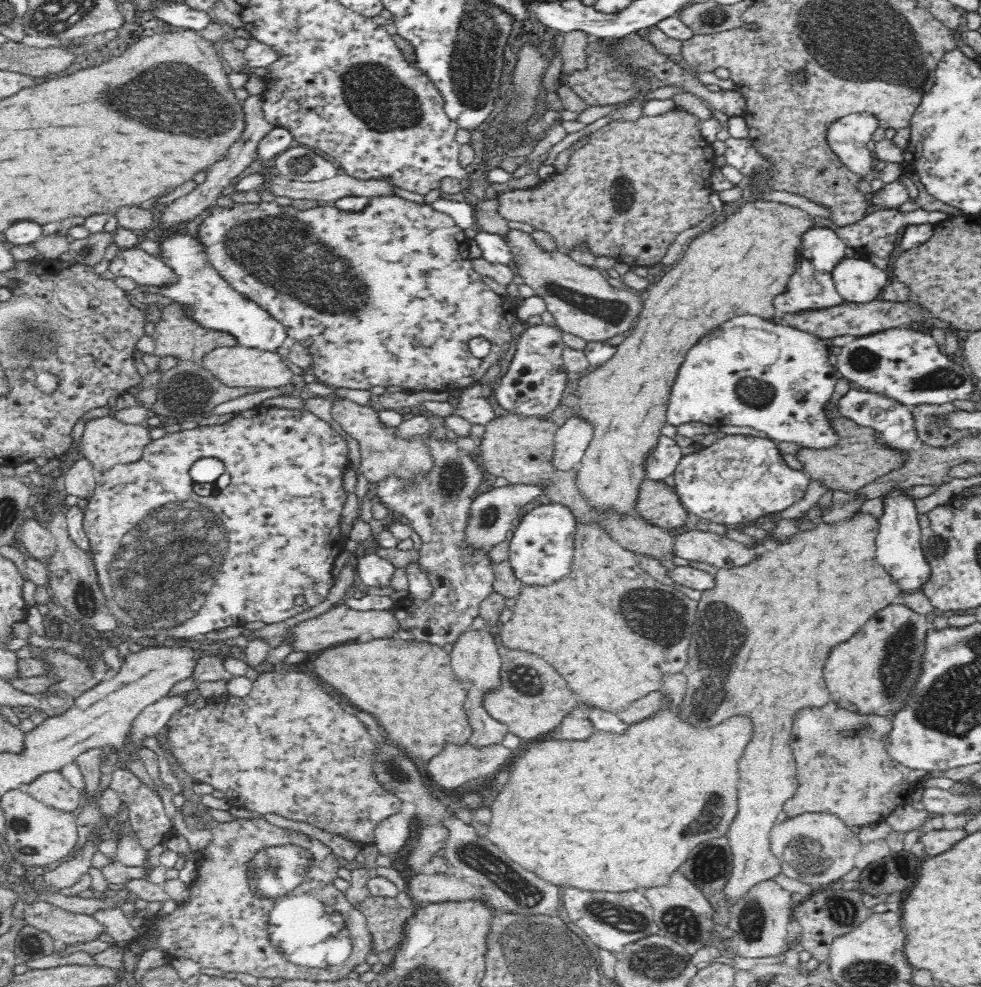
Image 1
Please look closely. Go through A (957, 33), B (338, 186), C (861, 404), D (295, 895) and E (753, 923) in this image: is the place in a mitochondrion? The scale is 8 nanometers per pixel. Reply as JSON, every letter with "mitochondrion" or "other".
{"A":"other","B":"other","C":"mitochondrion","D":"mitochondrion","E":"mitochondrion"}

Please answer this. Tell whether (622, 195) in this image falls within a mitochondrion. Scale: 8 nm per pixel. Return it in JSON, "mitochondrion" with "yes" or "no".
{"mitochondrion":"yes"}

